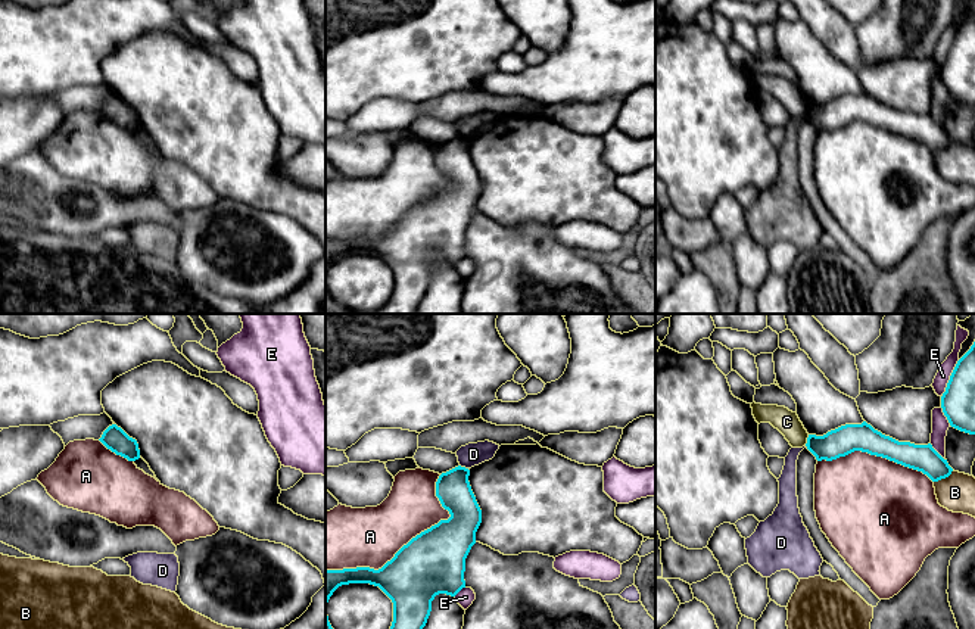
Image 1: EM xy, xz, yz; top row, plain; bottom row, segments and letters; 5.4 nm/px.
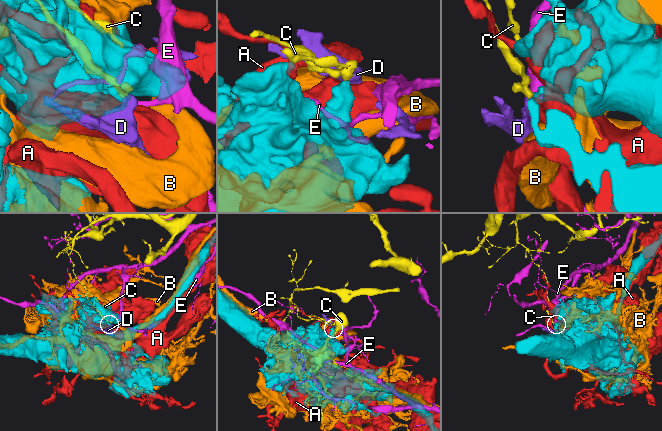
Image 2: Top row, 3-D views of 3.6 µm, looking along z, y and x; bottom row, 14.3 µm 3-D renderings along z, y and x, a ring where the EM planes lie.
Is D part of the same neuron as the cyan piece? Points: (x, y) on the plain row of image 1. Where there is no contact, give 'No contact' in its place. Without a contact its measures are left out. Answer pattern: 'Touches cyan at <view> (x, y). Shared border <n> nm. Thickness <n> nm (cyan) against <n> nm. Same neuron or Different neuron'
Touches cyan at xz (464, 137). Shared border 50 nm. Thickness 190 nm (cyan) against 130 nm. Different neuron

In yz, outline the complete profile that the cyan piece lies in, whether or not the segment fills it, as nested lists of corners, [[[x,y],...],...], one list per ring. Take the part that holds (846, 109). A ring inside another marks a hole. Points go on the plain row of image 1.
[[[866,91],[841,96],[823,106],[809,105],[806,116],[817,131],[832,131],[854,121],[862,121],[922,141],[932,152],[946,149],[953,141],[947,130],[931,113],[898,112],[875,100]]]

